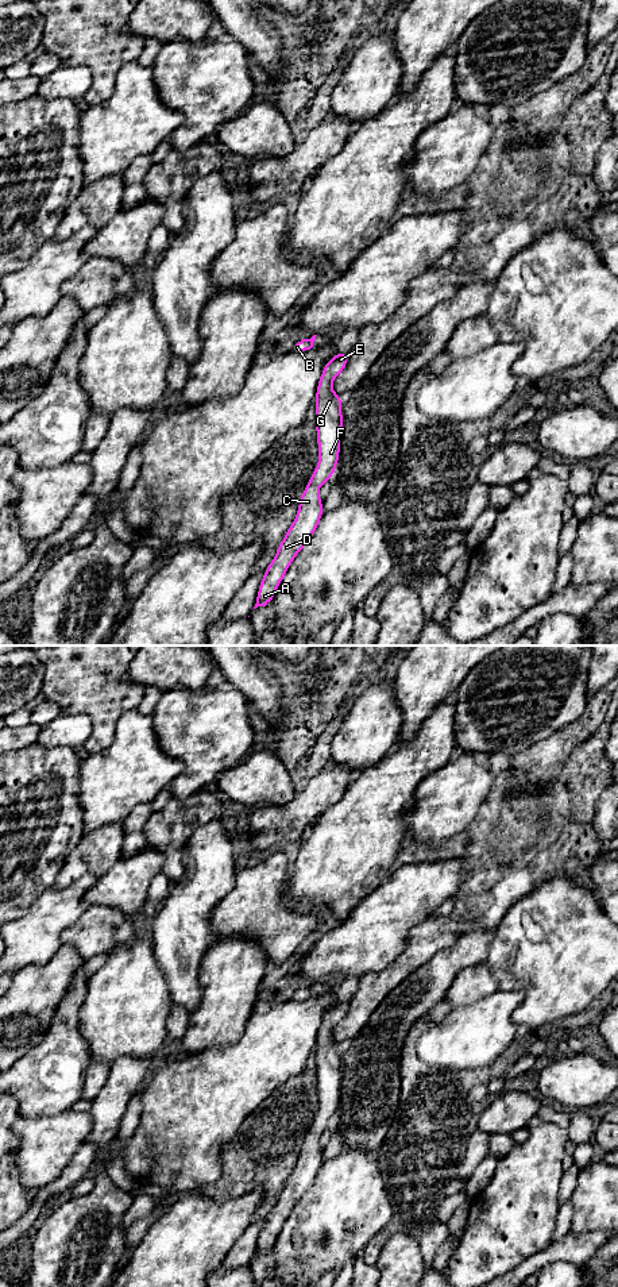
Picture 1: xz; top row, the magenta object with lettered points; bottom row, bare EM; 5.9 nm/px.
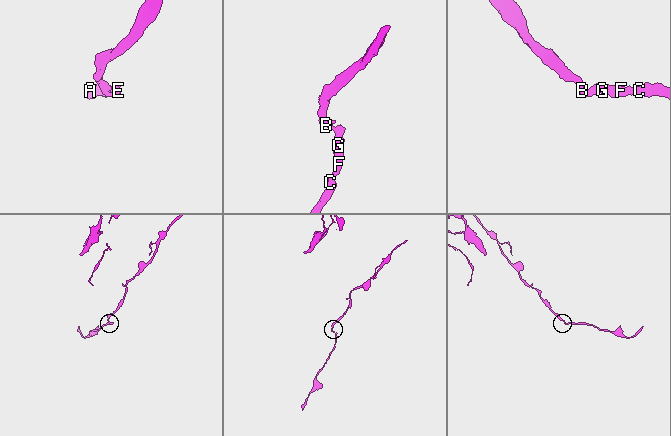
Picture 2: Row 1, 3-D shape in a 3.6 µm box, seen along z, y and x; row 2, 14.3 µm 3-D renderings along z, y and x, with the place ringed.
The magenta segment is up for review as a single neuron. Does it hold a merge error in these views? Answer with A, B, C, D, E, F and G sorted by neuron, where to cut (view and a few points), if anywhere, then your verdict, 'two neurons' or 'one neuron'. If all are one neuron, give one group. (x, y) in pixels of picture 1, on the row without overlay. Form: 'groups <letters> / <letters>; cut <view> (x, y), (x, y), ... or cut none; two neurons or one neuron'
groups A B C D E F G; cut none; one neuron

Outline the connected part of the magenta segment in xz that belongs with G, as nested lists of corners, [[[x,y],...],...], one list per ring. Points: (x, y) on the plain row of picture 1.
[[[337,998],[336,1003],[327,1010],[322,1016],[322,1022],[317,1032],[316,1039],[316,1082],[318,1094],[318,1111],[301,1142],[297,1164],[291,1174],[285,1182],[283,1188],[279,1191],[275,1206],[266,1215],[266,1221],[260,1229],[258,1237],[256,1252],[254,1255],[266,1255],[270,1252],[275,1244],[278,1234],[281,1233],[289,1214],[293,1211],[298,1201],[305,1195],[305,1192],[312,1187],[322,1163],[322,1148],[318,1144],[320,1134],[332,1128],[335,1122],[339,1103],[340,1103],[340,1086],[343,1078],[343,1060],[341,1052],[344,1045],[337,1044],[332,1037],[333,1028],[343,1021],[348,1010],[348,1002]]]

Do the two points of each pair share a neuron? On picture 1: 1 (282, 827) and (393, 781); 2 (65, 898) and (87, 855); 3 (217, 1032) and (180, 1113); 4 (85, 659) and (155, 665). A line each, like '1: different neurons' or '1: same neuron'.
1: different neurons
2: different neurons
3: different neurons
4: different neurons

